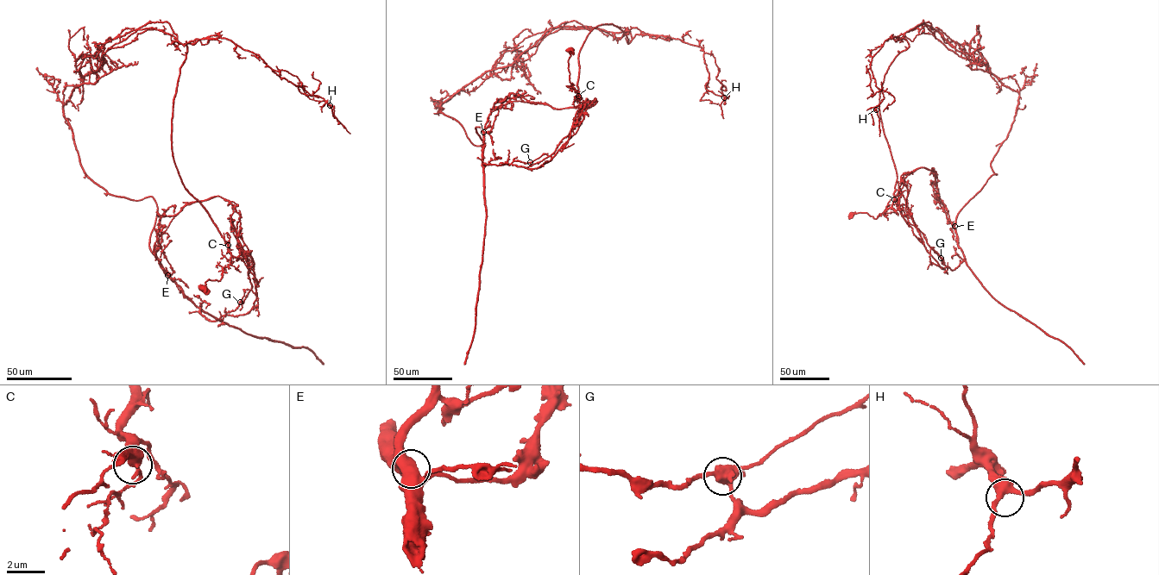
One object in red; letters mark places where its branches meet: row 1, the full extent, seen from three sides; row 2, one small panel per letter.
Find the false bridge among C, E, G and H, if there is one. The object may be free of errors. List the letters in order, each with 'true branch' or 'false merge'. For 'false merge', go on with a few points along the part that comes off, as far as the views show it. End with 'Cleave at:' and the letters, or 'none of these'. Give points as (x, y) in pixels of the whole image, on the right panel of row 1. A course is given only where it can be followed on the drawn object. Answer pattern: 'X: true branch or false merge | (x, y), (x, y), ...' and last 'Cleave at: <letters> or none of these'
C: true branch
E: true branch
G: false merge | (941, 258), (905, 205), (892, 206), (884, 75), (909, 46), (904, 33), (923, 21), (986, 65), (996, 93)
H: true branch
Cleave at: G

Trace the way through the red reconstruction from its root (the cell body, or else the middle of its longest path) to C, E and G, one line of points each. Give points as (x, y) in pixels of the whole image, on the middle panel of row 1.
C: (571, 51), (568, 60), (570, 81), (578, 96)
E: (571, 51), (570, 81), (580, 108), (587, 98), (588, 104), (558, 109), (510, 101), (491, 109), (483, 132)
G: (571, 51), (570, 81), (577, 92), (581, 107), (573, 128), (554, 152), (538, 162), (530, 162)

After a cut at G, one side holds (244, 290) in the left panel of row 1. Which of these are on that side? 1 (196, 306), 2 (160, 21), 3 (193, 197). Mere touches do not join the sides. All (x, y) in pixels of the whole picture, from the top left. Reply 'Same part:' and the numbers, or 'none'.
Same part: 2, 3

